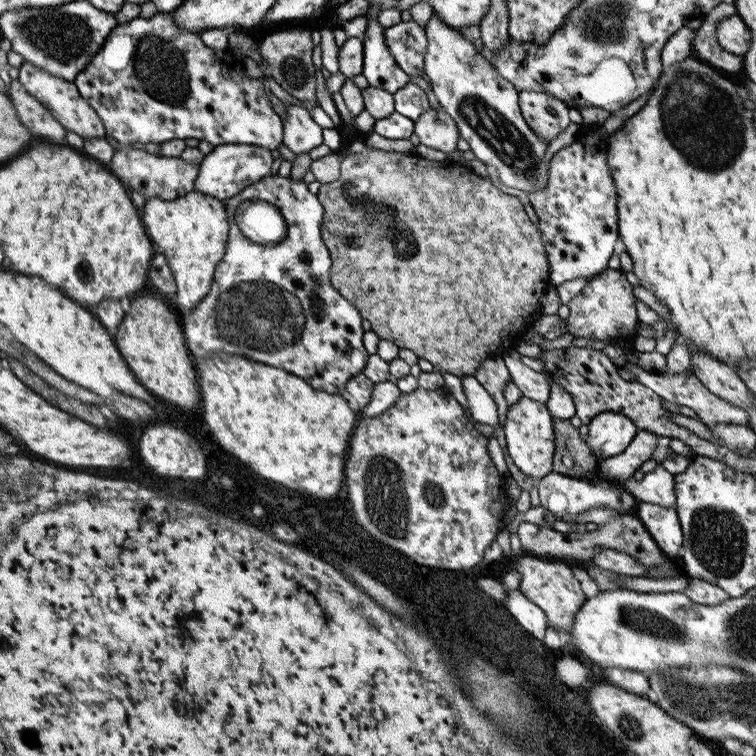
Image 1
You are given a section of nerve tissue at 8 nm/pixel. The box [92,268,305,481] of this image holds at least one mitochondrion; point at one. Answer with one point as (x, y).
(256, 314)

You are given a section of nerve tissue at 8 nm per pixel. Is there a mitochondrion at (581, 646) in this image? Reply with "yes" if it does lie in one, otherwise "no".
no

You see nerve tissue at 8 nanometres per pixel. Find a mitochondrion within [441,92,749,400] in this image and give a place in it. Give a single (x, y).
(710, 151)

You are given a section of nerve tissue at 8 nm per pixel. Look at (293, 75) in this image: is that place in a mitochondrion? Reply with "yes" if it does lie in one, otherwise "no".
yes

